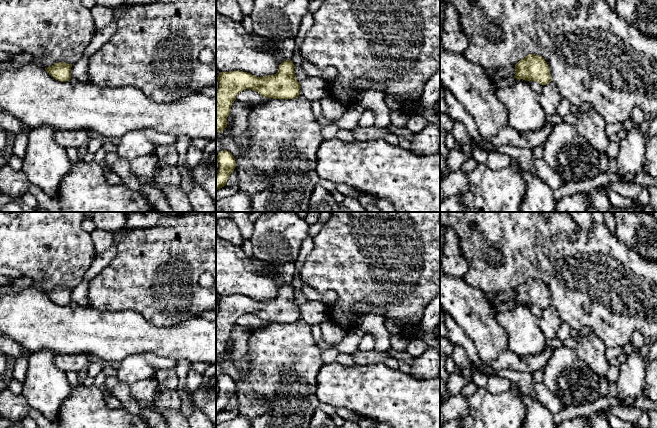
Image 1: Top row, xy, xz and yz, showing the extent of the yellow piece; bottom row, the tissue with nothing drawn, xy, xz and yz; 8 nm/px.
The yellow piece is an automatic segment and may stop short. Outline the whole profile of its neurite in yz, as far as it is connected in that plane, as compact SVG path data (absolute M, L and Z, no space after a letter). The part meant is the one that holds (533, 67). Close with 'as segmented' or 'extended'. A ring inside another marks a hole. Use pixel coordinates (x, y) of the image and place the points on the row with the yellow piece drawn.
M529 54L515 65L517 80L536 81L541 85L551 82L550 70L545 59L539 55Z; as segmented

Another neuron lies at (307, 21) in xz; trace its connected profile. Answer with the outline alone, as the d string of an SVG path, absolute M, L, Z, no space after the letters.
M307 11L303 16L297 35L294 37L295 47L301 49L302 43L314 23L313 14Z

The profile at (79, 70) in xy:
M125 4L121 6L115 12L115 17L112 22L106 27L96 30L93 35L89 45L83 52L82 57L71 67L71 77L74 78L78 82L89 83L88 76L88 60L89 57L99 50L117 31L118 29L118 20L121 15L132 6Z

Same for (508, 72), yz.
M507 66L502 69L486 69L486 74L490 81L497 78L513 78L515 76L515 66Z

